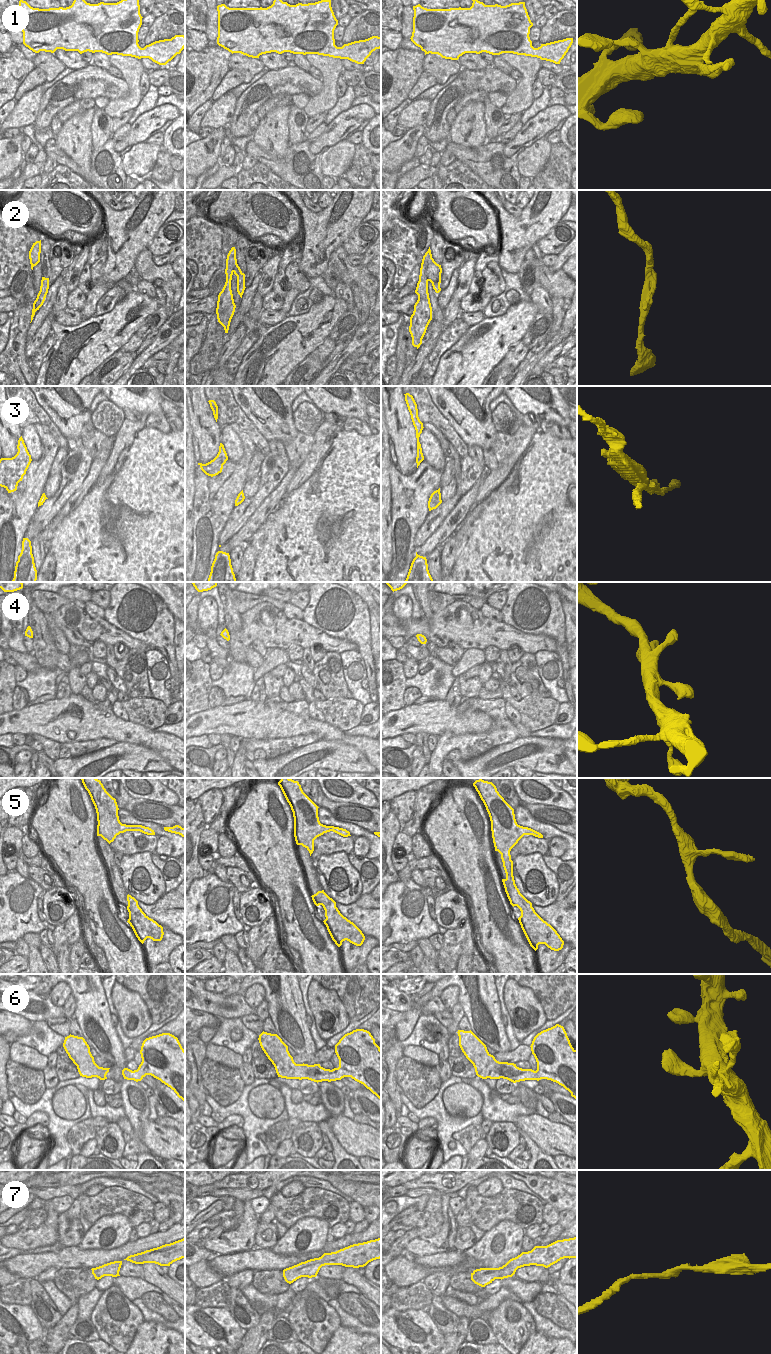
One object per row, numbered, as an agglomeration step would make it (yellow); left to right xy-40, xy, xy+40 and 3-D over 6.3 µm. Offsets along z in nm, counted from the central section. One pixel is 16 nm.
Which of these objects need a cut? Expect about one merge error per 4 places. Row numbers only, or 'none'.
3

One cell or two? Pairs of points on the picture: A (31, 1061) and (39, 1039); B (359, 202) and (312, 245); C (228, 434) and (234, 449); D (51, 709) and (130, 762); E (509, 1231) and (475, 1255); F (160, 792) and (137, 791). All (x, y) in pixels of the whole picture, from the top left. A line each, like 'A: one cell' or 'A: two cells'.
A: two cells
B: one cell
C: one cell
D: two cells
E: one cell
F: one cell

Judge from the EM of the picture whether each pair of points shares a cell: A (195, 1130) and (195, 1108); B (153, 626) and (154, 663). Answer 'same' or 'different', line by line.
A: different
B: different

